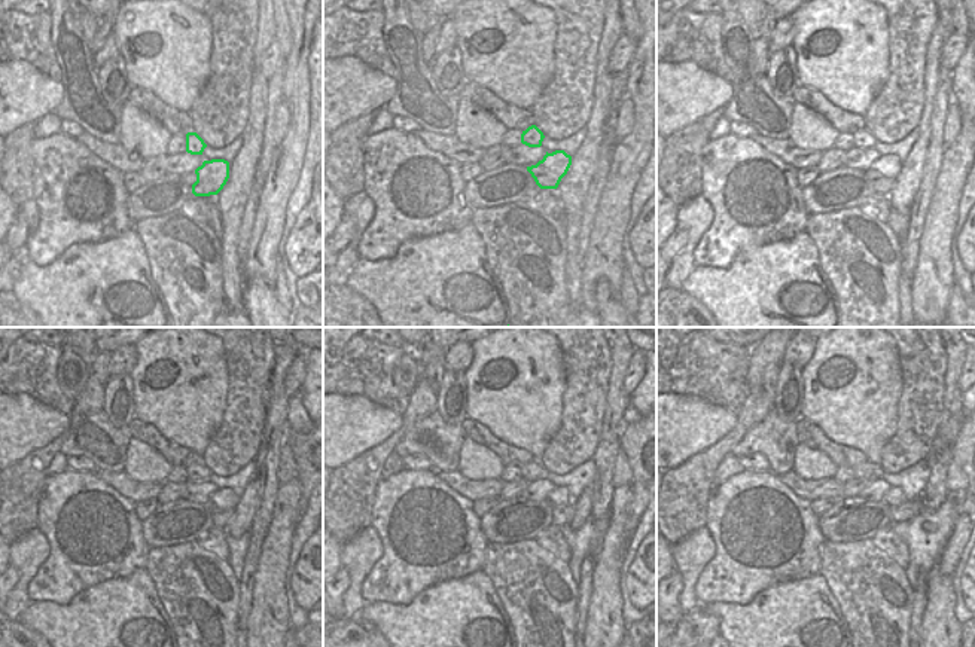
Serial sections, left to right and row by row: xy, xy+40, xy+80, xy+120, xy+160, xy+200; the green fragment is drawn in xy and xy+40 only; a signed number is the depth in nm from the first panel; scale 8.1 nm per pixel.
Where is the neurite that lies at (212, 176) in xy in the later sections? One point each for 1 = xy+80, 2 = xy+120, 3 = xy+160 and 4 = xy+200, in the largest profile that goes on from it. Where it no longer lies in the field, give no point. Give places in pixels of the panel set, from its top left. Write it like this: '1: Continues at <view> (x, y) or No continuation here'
1: Continues at xy+80 (883, 171)
2: Continues at xy+120 (224, 501)
3: Continues at xy+160 (560, 497)
4: Continues at xy+200 (895, 499)

